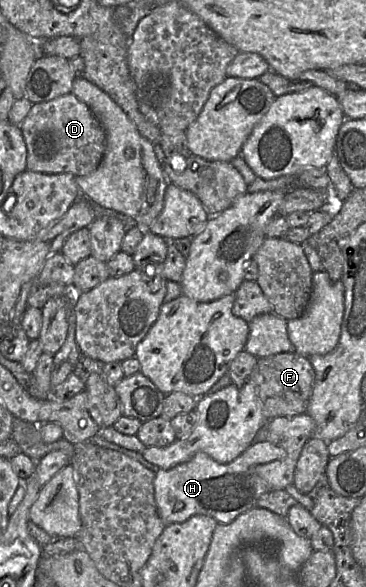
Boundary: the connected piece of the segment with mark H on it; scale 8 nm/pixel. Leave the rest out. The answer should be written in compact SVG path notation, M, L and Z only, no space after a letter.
M268 442L251 444L241 455L229 463L219 463L204 452L197 452L189 461L176 465L171 469L159 469L154 477L154 496L158 514L165 525L183 523L194 515L206 515L218 523L228 524L243 512L256 506L257 500L269 488L266 483L254 473L254 467L285 457L285 451Z

